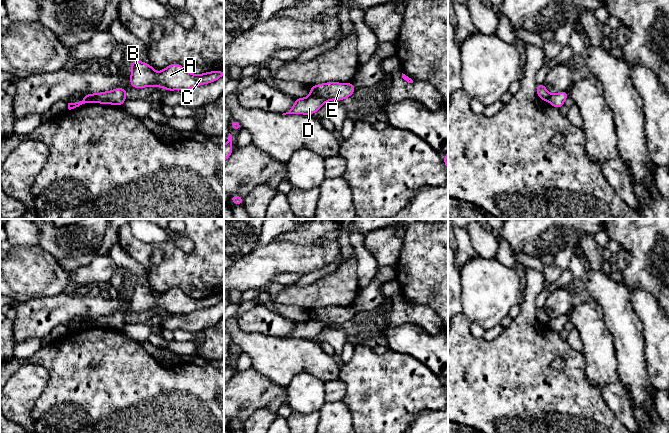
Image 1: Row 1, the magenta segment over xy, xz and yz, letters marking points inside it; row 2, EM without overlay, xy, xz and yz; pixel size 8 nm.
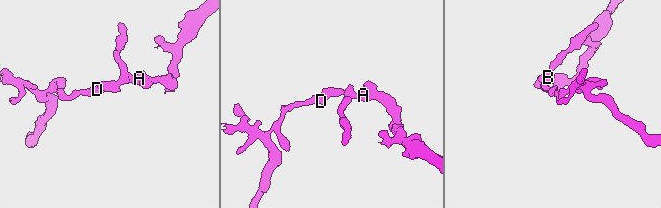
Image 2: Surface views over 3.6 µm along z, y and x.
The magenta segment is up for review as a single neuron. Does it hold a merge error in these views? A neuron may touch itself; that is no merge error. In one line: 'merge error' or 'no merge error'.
merge error

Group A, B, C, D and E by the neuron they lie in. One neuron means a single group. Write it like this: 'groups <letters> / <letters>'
groups A B C E / D

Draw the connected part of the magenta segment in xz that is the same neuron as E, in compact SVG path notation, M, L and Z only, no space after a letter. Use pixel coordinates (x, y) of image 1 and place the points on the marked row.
M328 82L312 86L310 88L310 95L322 98L325 101L344 100L350 97L355 90L356 87L351 82Z

